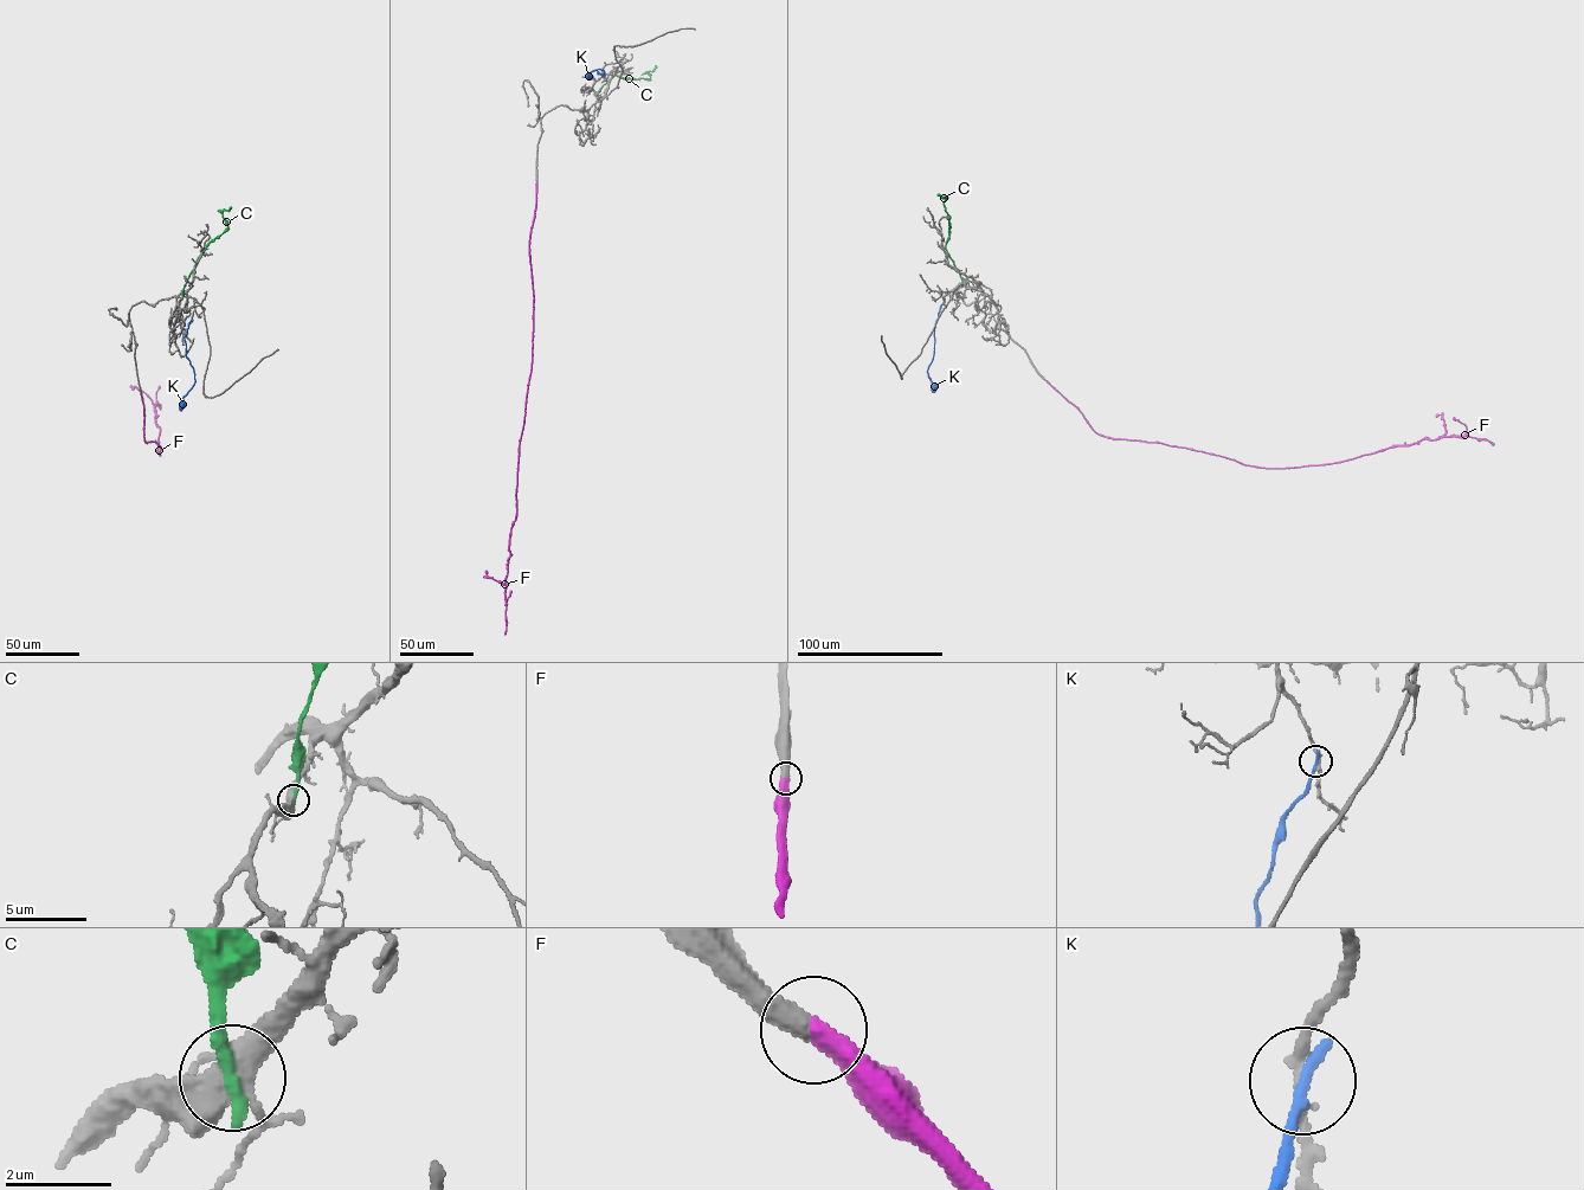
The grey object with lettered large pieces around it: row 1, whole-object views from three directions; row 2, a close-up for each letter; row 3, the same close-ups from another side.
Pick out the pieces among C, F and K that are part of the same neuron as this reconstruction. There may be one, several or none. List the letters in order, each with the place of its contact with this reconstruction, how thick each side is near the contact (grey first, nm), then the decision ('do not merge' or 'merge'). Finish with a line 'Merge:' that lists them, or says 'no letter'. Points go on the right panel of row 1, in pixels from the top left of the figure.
C: contact (963, 282); calibres 420 and 280 nm; do not merge
F: contact (1045, 380); calibres 460 and 480 nm; merge
K: contact (944, 301); calibres 200 and 240 nm; do not merge
Merge: F

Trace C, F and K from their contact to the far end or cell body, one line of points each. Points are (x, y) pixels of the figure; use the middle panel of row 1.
C: (596, 94), (615, 75), (649, 79), (646, 72), (656, 65)
F: (536, 182), (529, 246), (533, 302), (532, 368), (519, 446), (516, 518), (506, 580), (504, 635)
K: (606, 78), (597, 72), (604, 74), (600, 69), (586, 77)

